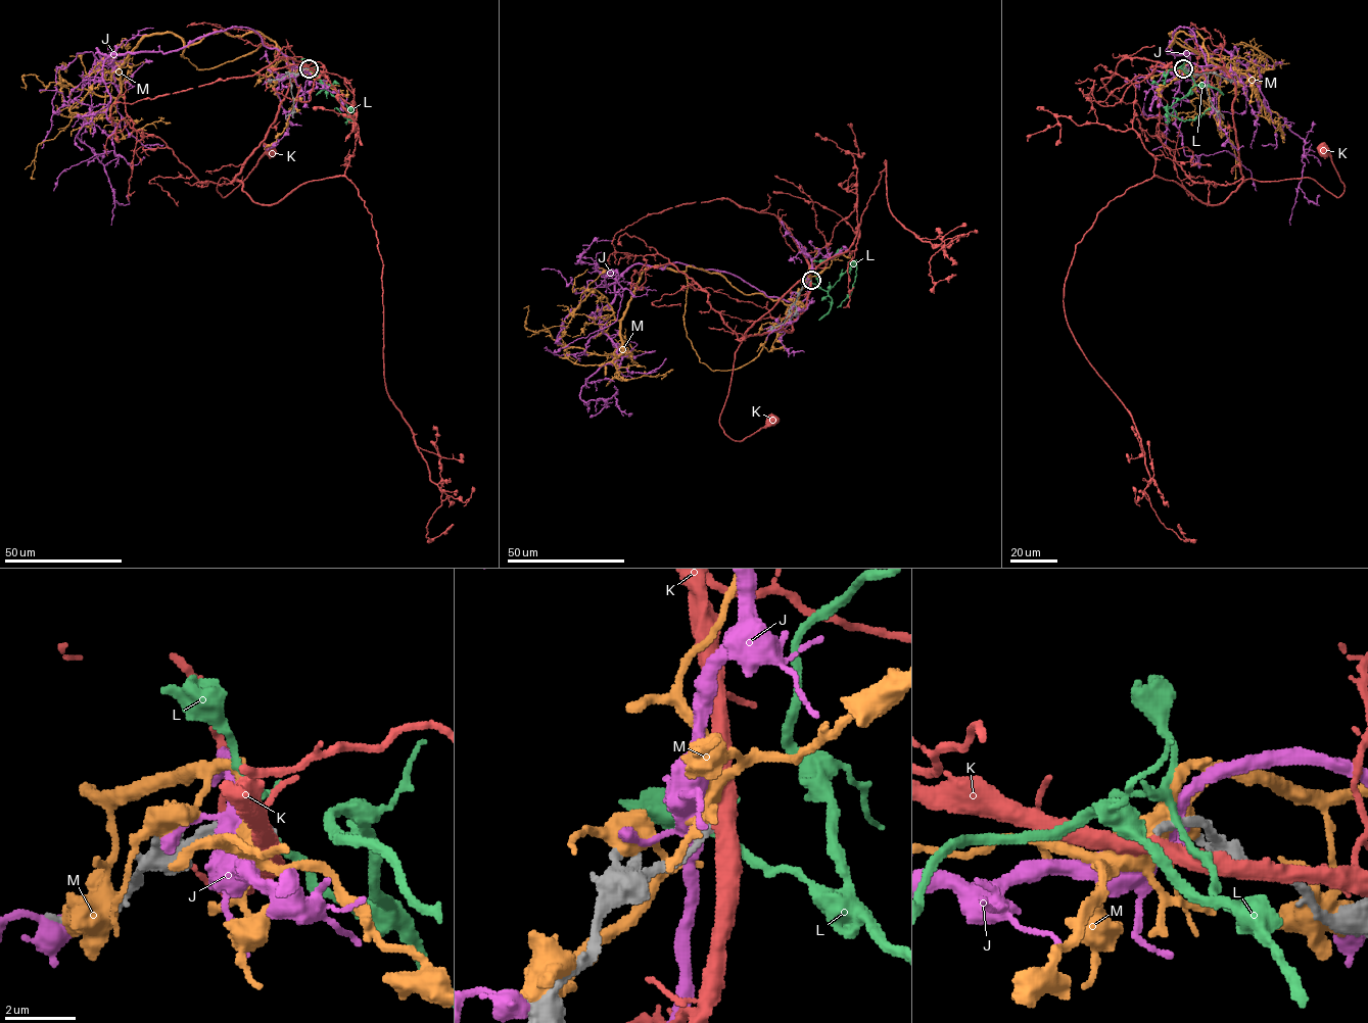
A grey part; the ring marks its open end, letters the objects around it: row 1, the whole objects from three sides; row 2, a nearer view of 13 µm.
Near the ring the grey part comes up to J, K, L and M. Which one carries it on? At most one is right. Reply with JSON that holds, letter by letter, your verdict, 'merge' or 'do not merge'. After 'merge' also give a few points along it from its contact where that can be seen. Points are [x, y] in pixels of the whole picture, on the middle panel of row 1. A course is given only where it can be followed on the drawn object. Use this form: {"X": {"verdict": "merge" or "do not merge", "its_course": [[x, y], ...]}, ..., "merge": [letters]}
{"J": {"verdict": "do not merge"}, "K": {"verdict": "do not merge"}, "L": {"verdict": "do not merge"}, "M": {"verdict": "do not merge"}, "merge": []}

